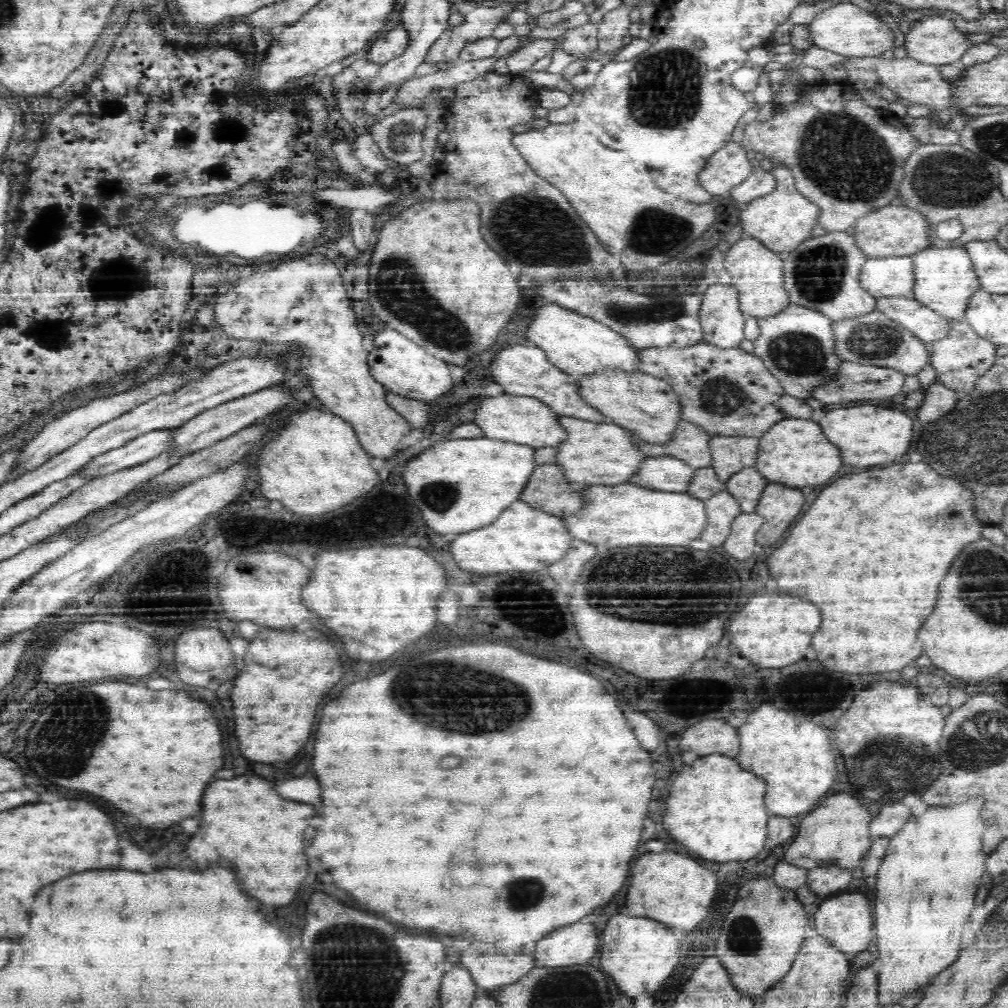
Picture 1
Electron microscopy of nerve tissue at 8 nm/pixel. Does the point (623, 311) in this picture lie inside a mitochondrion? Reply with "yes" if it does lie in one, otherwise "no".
yes

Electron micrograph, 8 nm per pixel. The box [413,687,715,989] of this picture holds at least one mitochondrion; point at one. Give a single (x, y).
(526, 892)

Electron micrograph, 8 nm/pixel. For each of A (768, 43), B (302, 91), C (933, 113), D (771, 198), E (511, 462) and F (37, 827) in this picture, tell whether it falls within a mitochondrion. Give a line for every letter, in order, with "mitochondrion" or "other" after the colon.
A: other
B: other
C: other
D: other
E: other
F: other

